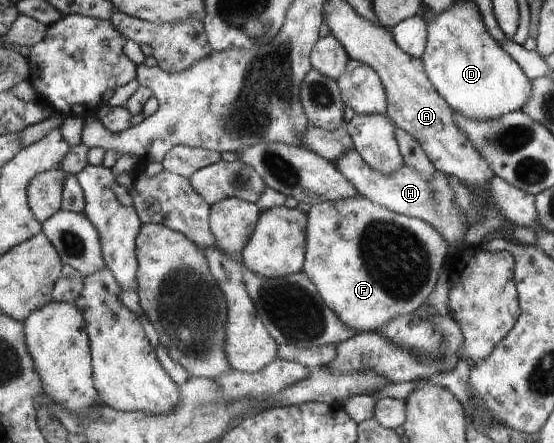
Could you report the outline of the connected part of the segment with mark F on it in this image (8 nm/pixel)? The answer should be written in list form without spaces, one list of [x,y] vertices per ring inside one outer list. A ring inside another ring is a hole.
[[[362,196],[360,199],[353,199],[350,201],[325,201],[321,204],[313,205],[307,214],[306,259],[303,271],[305,271],[311,277],[311,280],[317,285],[319,294],[323,297],[323,300],[352,329],[355,329],[358,334],[378,332],[379,328],[390,323],[392,318],[407,313],[413,313],[415,308],[417,308],[417,306],[419,306],[425,298],[427,298],[427,295],[434,287],[438,272],[441,269],[441,264],[443,264],[443,259],[446,258],[447,252],[450,251],[446,245],[446,241],[442,239],[442,236],[430,224],[413,217],[400,215],[383,205],[375,204],[374,201],[369,200],[367,197]]]

